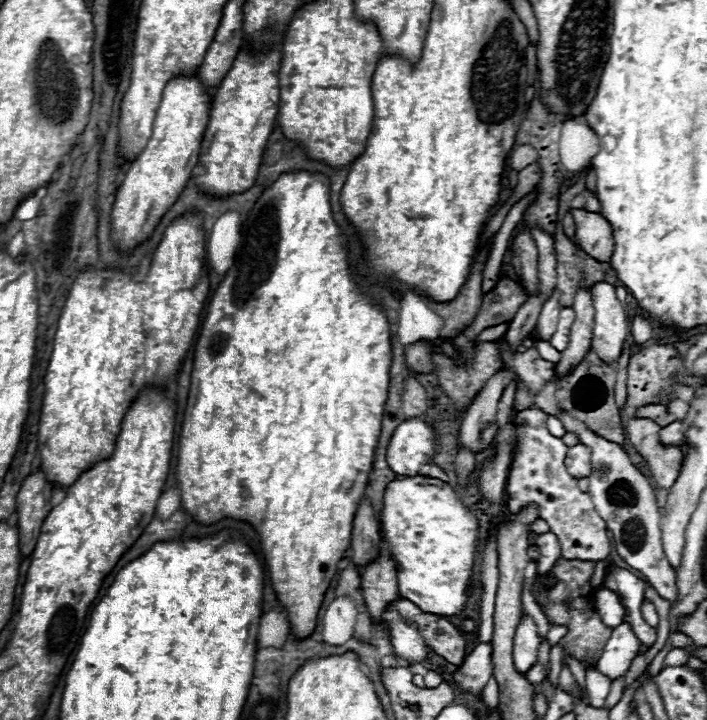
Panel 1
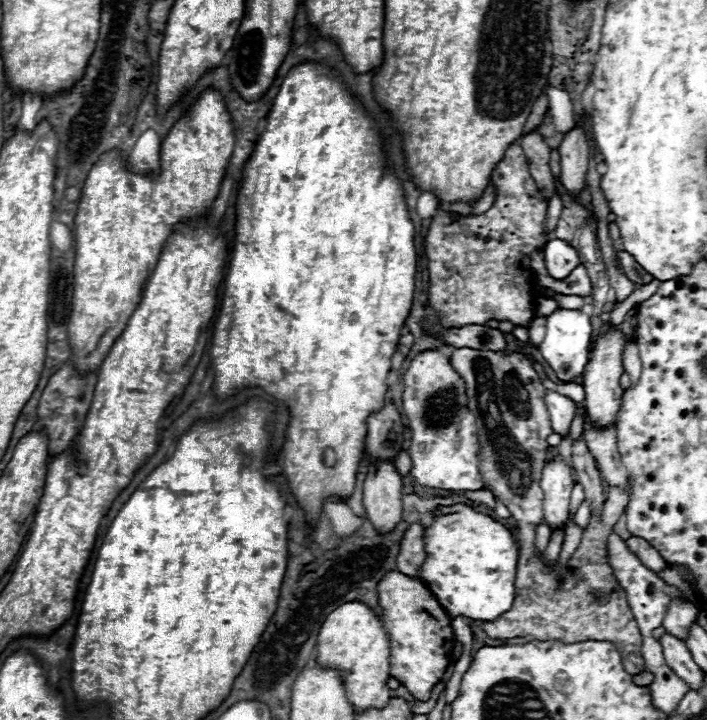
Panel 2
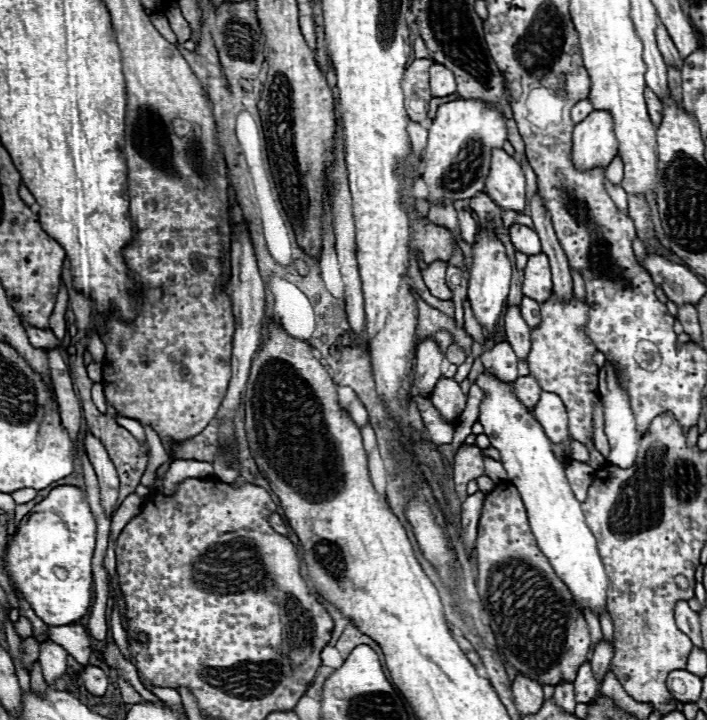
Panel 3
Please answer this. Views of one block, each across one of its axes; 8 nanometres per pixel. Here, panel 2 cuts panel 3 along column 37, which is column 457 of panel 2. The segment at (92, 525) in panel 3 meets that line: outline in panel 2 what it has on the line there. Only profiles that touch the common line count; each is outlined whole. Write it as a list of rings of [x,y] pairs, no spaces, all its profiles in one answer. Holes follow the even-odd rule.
[[[466,504],[456,506],[440,506],[432,512],[432,526],[424,528],[426,542],[426,562],[422,566],[422,580],[444,606],[450,616],[466,616],[472,620],[496,620],[504,612],[508,612],[516,598],[514,576],[518,566],[518,542],[508,528],[504,528],[494,518],[472,510]]]

